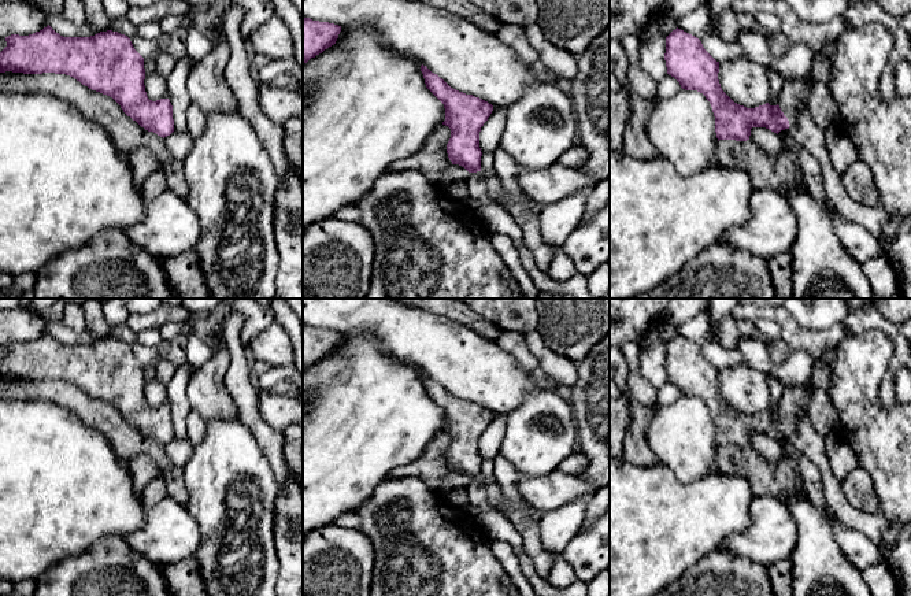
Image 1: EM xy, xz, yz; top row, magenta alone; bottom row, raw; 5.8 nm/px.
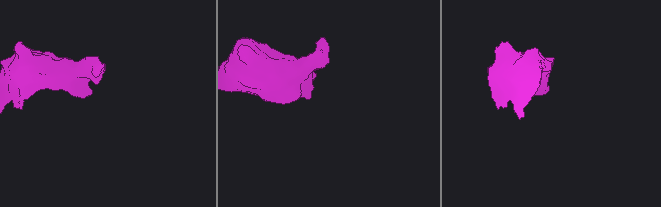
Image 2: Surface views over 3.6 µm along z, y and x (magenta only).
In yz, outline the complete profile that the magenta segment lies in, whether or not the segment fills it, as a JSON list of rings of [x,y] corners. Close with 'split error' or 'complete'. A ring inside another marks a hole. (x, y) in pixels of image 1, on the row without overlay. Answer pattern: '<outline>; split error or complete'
[[[675,336],[666,344],[664,360],[667,381],[674,384],[682,396],[697,397],[706,403],[712,414],[715,423],[715,440],[719,447],[747,448],[751,443],[752,434],[766,434],[774,440],[789,436],[797,427],[799,415],[803,410],[808,408],[812,388],[785,388],[778,403],[778,411],[770,412],[769,410],[747,415],[734,410],[721,395],[718,380],[719,369],[716,369],[703,353],[701,348],[681,337]]]; split error

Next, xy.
[[[49,332],[29,343],[5,344],[0,380],[66,381],[92,397],[112,404],[141,434],[167,444],[174,438],[169,406],[152,408],[145,399],[144,364],[118,338],[63,344]]]; complete

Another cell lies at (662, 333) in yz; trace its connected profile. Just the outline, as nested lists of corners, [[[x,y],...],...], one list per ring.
[[[664,321],[652,327],[649,333],[641,338],[640,347],[645,349],[653,344],[667,344],[677,334],[677,327]]]

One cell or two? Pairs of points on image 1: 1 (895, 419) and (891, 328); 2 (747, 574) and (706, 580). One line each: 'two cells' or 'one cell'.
1: two cells
2: one cell

